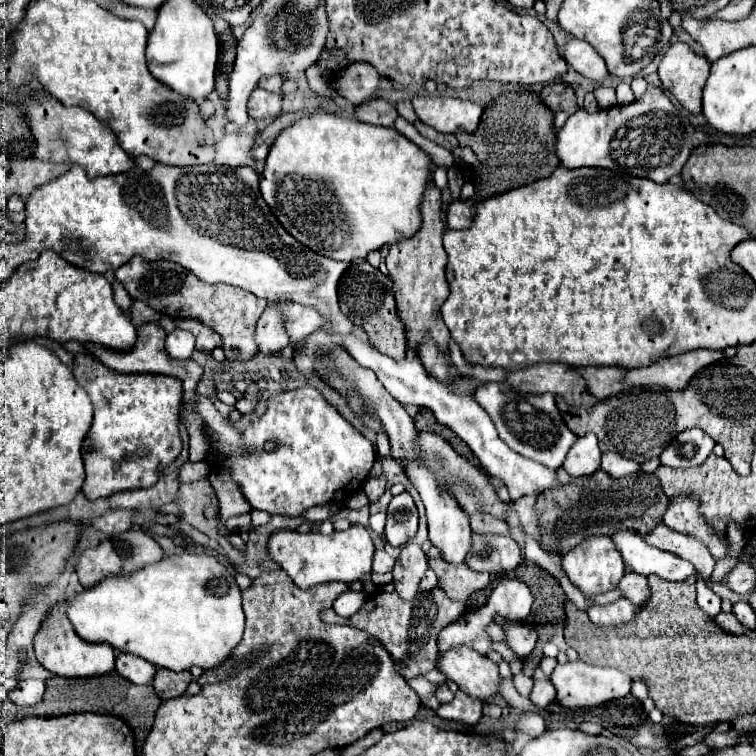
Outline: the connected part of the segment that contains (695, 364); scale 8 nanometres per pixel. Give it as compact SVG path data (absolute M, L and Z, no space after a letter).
M692 350L688 354L658 360L656 364L646 368L628 370L626 382L632 386L658 384L670 390L684 390L696 372L700 372L704 366L710 366L722 358L724 358L722 352Z

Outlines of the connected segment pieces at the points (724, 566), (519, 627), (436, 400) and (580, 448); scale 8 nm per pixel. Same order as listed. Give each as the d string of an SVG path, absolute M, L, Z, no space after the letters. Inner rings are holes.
M730 554L730 556L728 556L728 558L724 558L724 560L720 560L720 562L716 564L716 568L714 568L714 572L712 572L710 580L712 580L712 582L716 582L716 584L720 584L720 580L730 572L732 564L736 564L736 562L738 562L738 556L734 556L734 554Z
M512 624L506 628L506 644L518 656L528 656L536 646L536 630L526 624Z
M354 334L344 338L344 346L348 350L348 354L364 368L374 370L374 374L378 376L378 380L384 384L384 388L404 406L406 404L416 404L416 406L426 406L434 412L436 420L440 424L446 424L448 428L452 428L470 448L472 452L478 456L482 468L494 476L504 480L504 484L510 490L510 498L518 500L522 496L538 496L540 492L558 486L558 478L556 478L556 470L544 468L542 464L520 456L518 452L510 450L500 436L496 434L496 428L492 424L492 420L486 416L486 412L480 408L480 404L476 404L476 400L472 396L458 396L454 392L450 392L442 382L438 382L436 378L430 380L428 372L424 370L424 366L420 364L420 360L414 358L404 358L400 364L384 354L380 354L376 348L370 348L368 344L360 342Z
M586 434L576 440L576 444L570 448L566 460L564 460L564 470L578 478L578 476L590 476L600 468L600 448L598 448L598 438L594 434Z

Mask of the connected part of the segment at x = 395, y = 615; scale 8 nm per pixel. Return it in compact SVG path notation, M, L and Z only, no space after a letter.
M436 588L432 592L418 592L416 600L410 602L402 602L394 592L390 594L380 592L376 596L370 596L362 604L362 608L350 618L342 618L332 608L328 608L322 612L322 620L326 624L348 624L364 630L368 636L376 638L388 650L400 676L404 680L412 680L436 668L438 634L442 628L452 624L452 620L458 620L462 614L464 614L464 604L450 600L444 590Z

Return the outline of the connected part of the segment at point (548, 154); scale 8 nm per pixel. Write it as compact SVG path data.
M504 92L484 108L476 132L456 132L458 144L472 148L482 164L480 184L474 180L476 194L488 198L550 176L560 164L552 122L554 112L542 102L540 94Z

